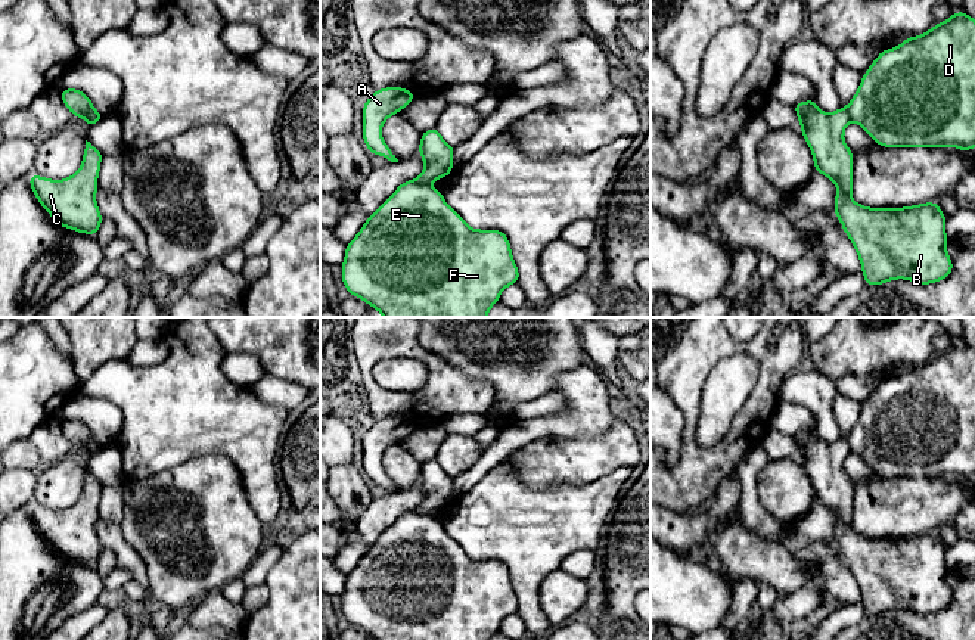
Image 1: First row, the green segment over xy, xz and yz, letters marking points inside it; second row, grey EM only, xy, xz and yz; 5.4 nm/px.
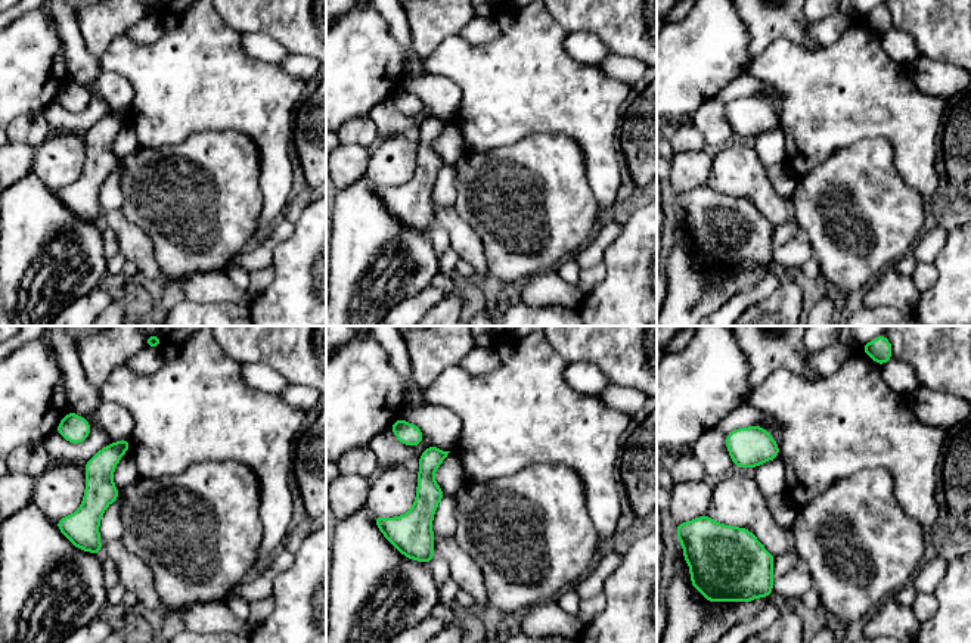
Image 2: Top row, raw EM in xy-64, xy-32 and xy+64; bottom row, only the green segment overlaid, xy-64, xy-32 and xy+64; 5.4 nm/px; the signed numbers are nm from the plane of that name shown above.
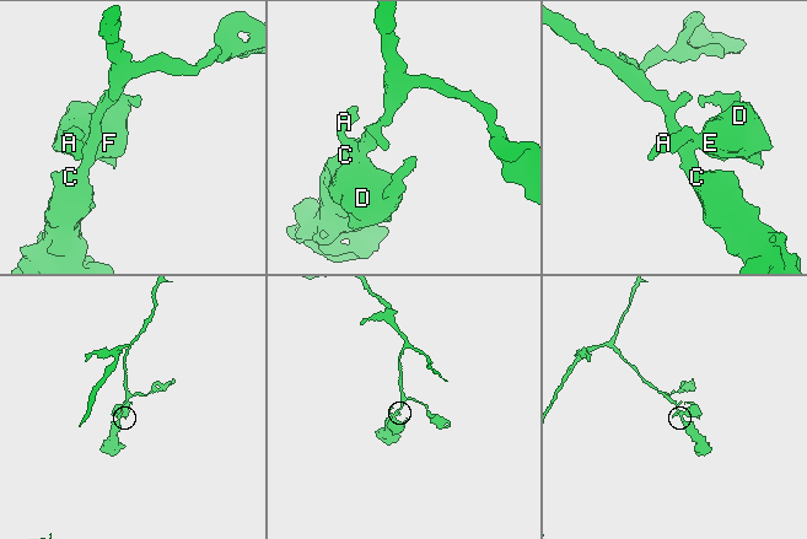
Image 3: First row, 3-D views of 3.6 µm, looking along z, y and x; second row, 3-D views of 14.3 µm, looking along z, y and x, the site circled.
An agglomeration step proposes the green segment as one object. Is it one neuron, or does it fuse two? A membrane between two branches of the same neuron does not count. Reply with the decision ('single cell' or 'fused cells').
fused cells

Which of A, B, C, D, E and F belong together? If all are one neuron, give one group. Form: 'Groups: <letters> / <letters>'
Groups: A D E F / B C

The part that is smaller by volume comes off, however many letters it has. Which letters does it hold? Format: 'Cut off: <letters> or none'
Cut off: A, D, E, F

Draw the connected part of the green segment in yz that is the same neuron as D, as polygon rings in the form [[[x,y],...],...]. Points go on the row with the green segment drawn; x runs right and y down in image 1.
[[[956,12],[925,34],[882,50],[847,112],[884,147],[975,149],[975,19]]]

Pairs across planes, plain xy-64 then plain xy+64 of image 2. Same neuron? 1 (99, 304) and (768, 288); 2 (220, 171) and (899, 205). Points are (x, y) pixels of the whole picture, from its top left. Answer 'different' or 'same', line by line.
1: same
2: same

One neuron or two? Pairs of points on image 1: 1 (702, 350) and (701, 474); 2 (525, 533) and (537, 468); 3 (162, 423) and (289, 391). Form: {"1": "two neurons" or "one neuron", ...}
{"1": "one neuron", "2": "two neurons", "3": "two neurons"}

